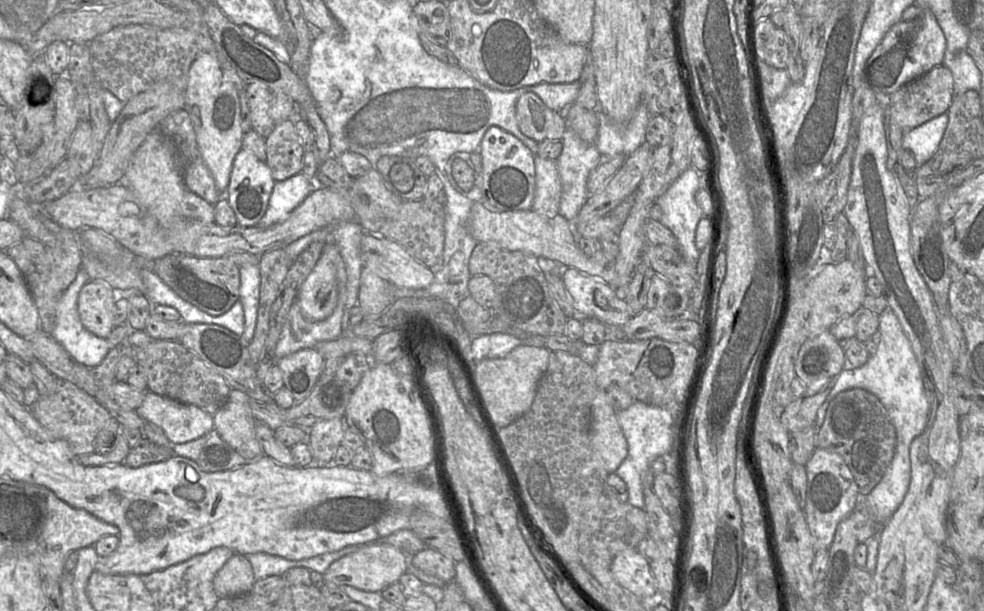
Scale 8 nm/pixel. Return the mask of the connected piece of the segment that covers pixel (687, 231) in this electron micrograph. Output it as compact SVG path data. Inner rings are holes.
M689 166L655 202L662 209L660 223L675 236L681 256L690 265L691 261L699 257L699 251L695 245L695 230L704 214L695 202L694 194L700 188L706 188L704 171L697 172Z

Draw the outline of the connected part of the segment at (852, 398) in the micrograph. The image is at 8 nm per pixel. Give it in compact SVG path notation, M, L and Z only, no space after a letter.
M863 388L840 392L818 410L814 421L816 446L839 454L851 471L860 497L881 481L896 449L896 430L882 402Z

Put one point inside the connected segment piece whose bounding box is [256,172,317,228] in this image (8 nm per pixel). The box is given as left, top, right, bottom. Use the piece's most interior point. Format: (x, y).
(287, 194)

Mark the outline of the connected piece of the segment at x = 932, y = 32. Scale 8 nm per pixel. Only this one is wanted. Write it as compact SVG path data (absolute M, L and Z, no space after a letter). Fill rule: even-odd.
M920 8L918 16L907 21L901 19L884 36L863 66L861 74L863 85L861 86L866 86L872 90L877 95L878 101L883 101L902 86L922 76L932 68L943 64L945 50L946 39L935 15L930 9Z

